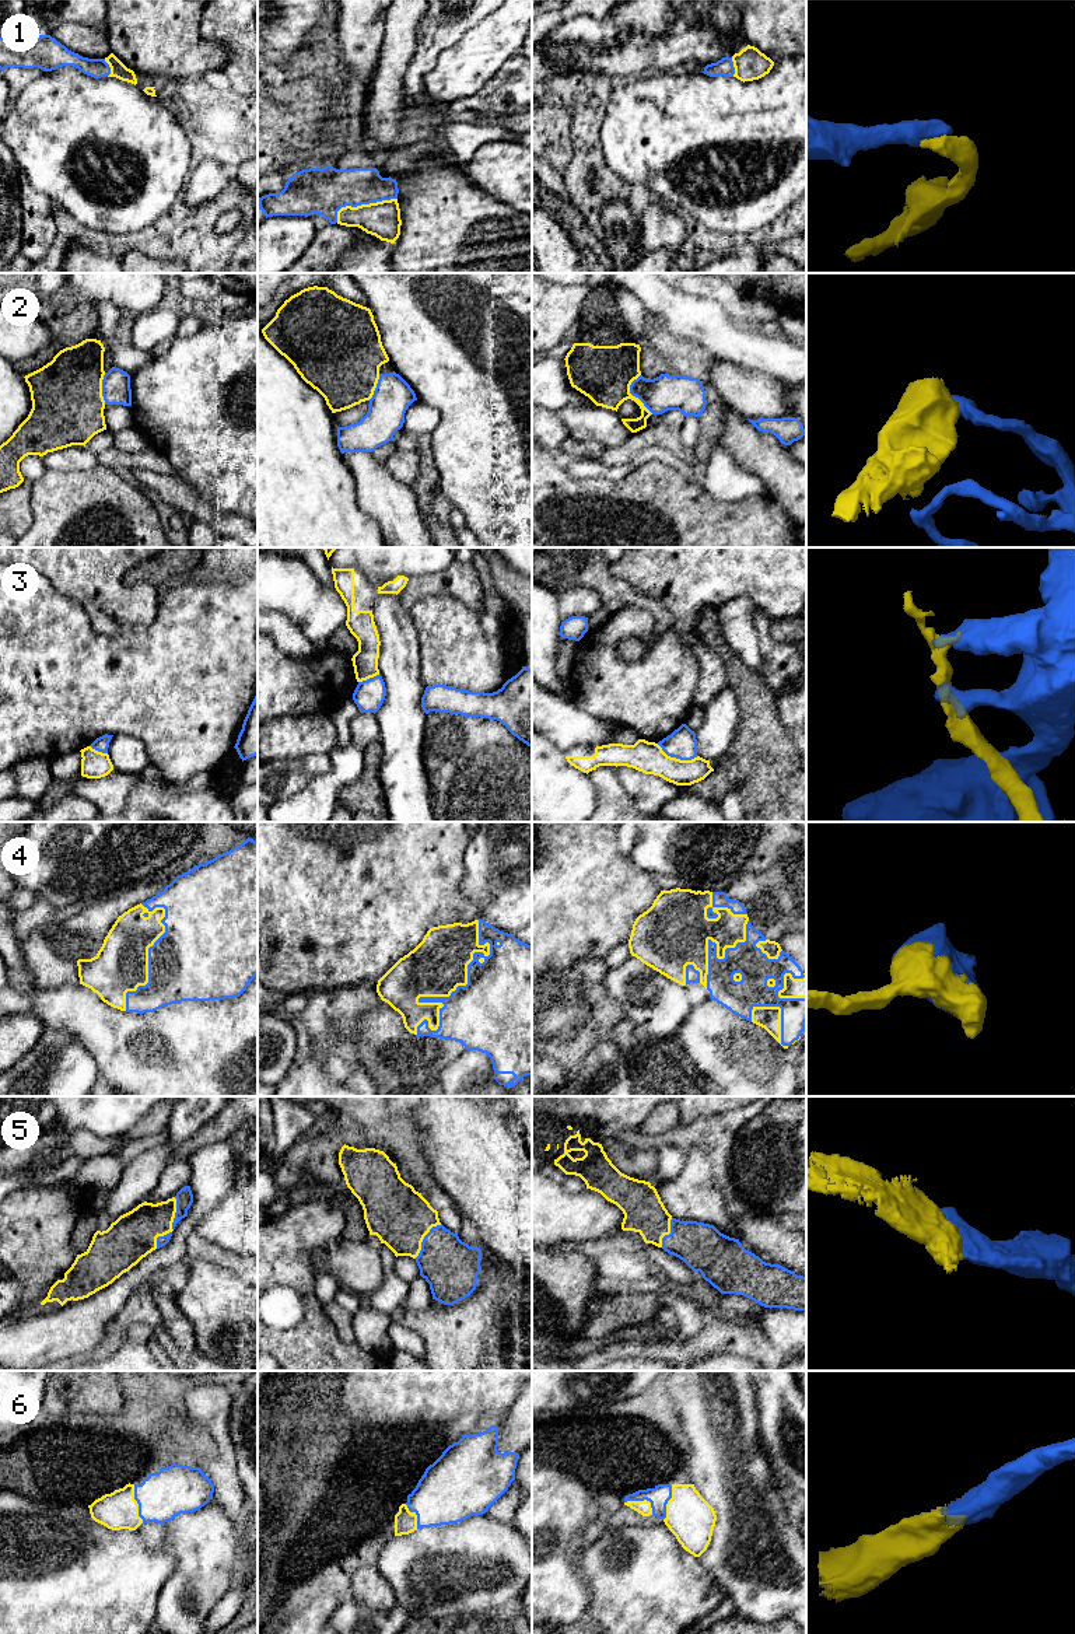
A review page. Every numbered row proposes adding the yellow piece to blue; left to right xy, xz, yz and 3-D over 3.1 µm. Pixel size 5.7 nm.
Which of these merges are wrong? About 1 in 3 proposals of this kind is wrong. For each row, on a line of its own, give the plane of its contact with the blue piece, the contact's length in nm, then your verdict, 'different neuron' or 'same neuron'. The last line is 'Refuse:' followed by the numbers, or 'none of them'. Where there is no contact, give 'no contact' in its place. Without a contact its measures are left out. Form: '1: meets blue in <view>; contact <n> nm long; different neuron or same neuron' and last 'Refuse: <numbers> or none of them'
1: meets blue in xz; contact 380 nm long; same neuron
2: meets blue in yz; contact 240 nm long; different neuron
3: meets blue in yz; contact 260 nm long; different neuron
4: meets blue in xz; contact 750 nm long; same neuron
5: meets blue in xy; contact 320 nm long; same neuron
6: meets blue in xy; contact 240 nm long; same neuron
Refuse: 2, 3

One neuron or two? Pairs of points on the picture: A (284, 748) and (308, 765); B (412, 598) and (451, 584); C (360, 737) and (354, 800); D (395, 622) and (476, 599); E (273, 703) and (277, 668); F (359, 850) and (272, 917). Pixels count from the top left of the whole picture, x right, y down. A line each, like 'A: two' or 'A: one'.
A: two
B: one
C: two
D: two
E: one
F: one

